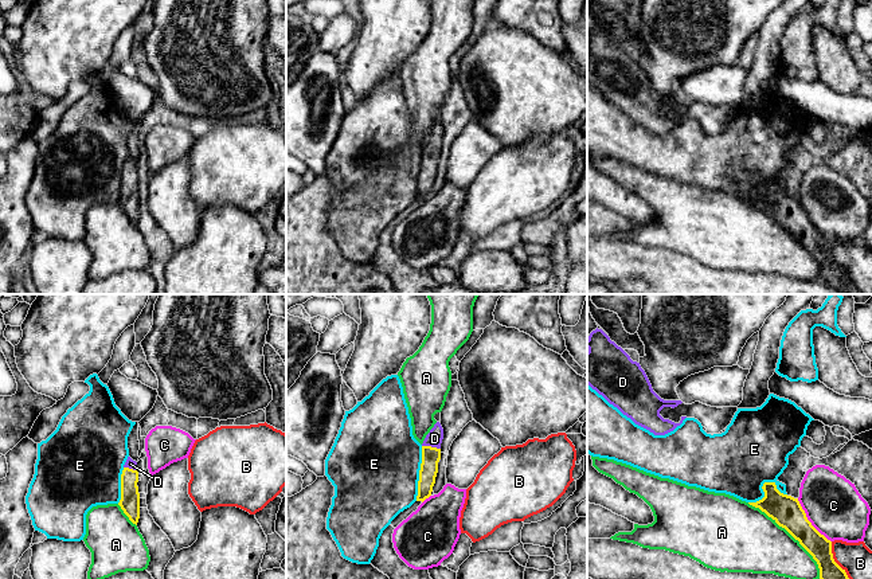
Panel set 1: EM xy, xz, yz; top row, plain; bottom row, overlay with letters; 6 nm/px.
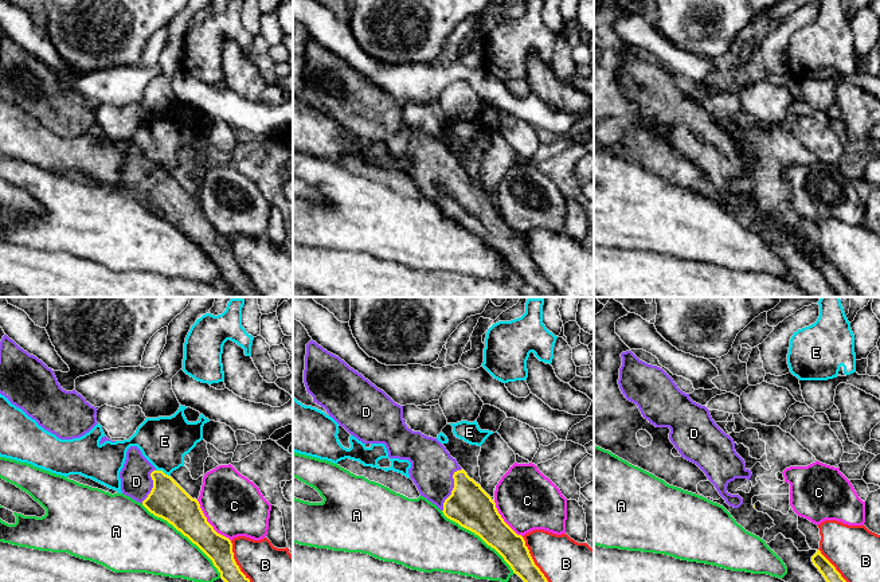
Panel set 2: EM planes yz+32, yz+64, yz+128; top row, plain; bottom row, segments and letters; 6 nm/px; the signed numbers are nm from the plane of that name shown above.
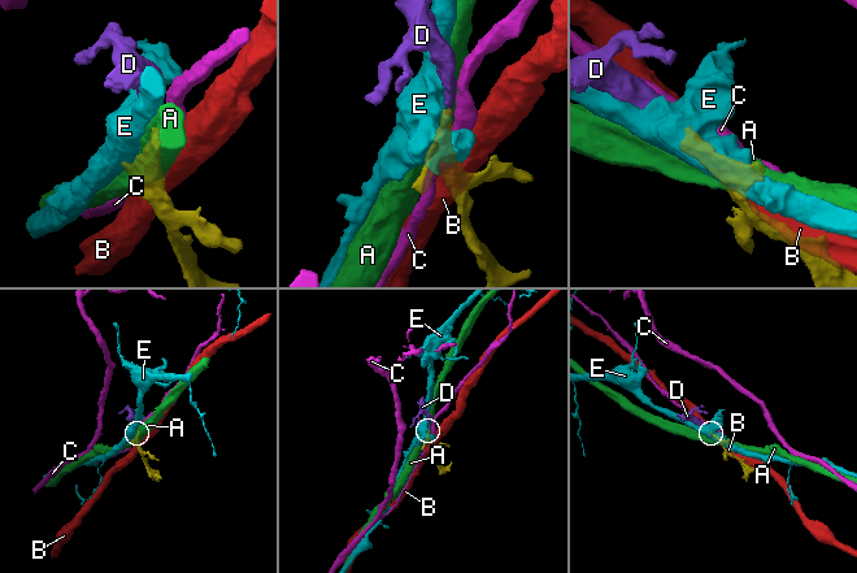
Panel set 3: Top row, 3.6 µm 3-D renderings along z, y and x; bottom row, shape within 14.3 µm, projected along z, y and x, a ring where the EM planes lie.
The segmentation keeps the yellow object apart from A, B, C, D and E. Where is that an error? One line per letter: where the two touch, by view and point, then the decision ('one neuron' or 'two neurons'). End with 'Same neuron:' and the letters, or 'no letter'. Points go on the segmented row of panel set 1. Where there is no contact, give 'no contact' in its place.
A: contact yz (792, 535); two neurons
B: contact yz (833, 560); two neurons
C: contact yz (809, 521); two neurons
D: contact xz (430, 446); one neuron
E: contact yz (763, 485); two neurons
Same neuron: D

